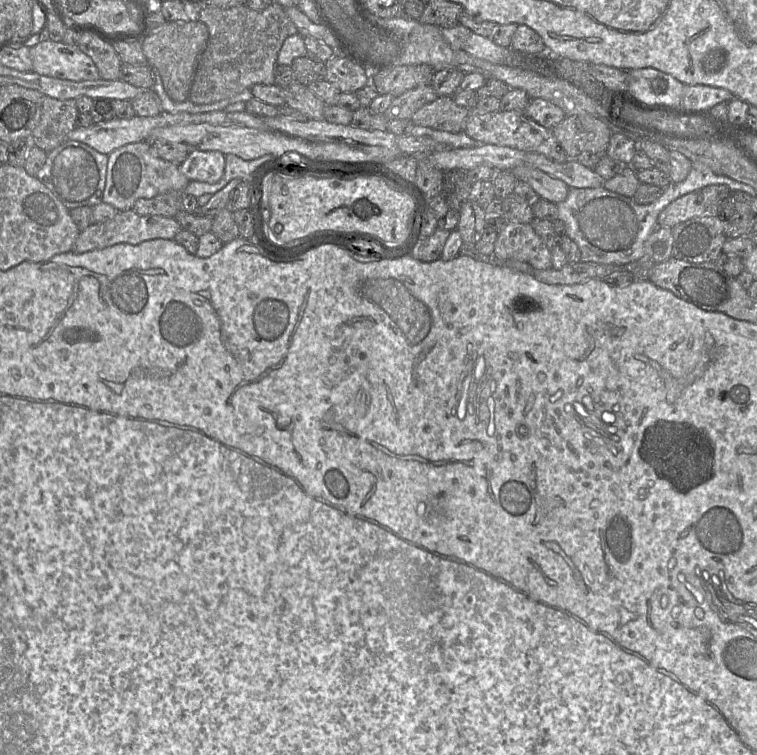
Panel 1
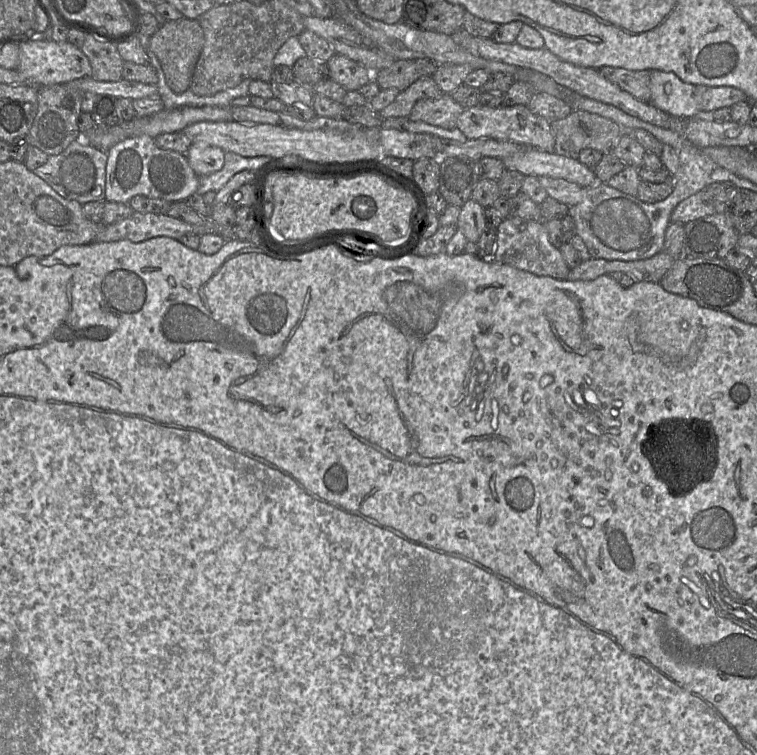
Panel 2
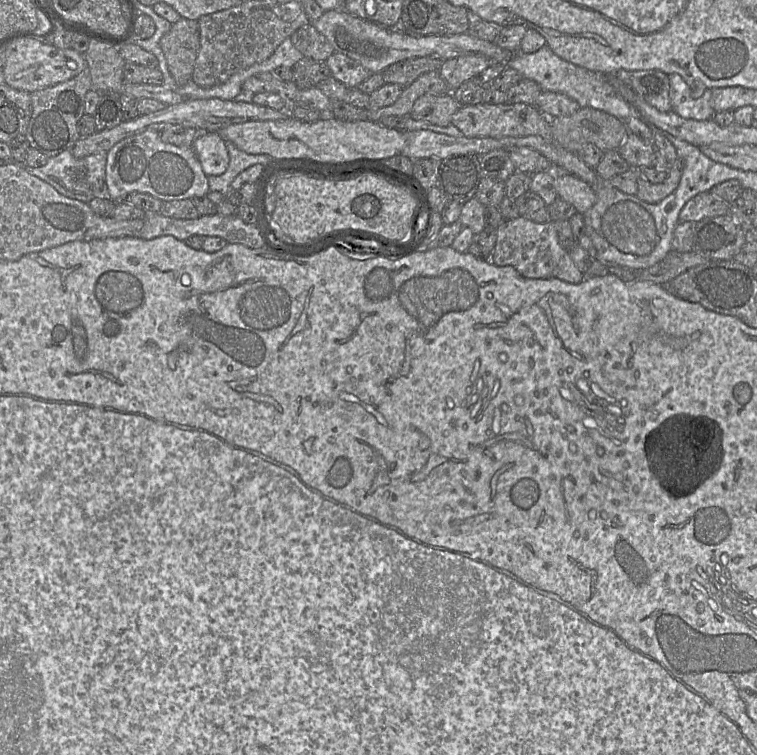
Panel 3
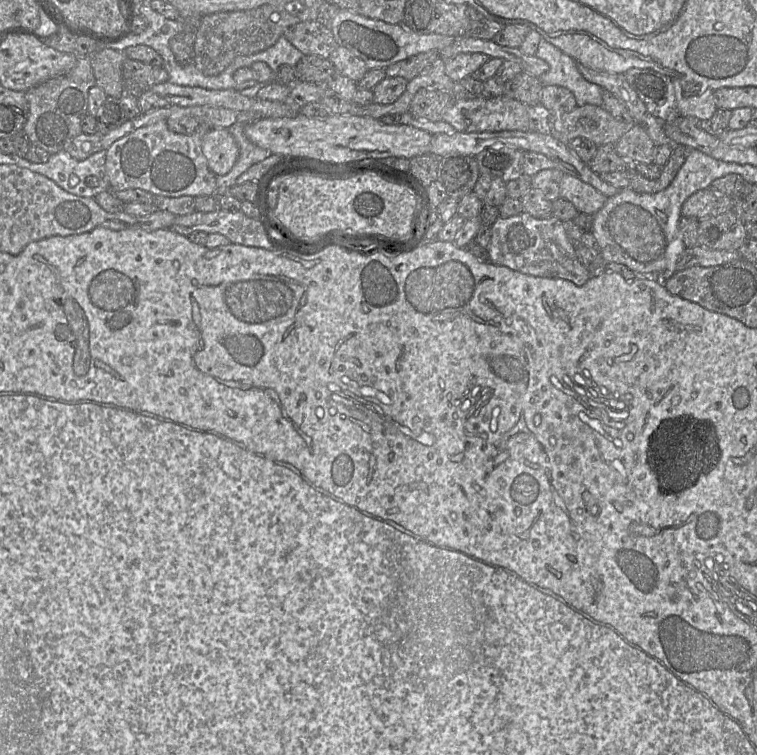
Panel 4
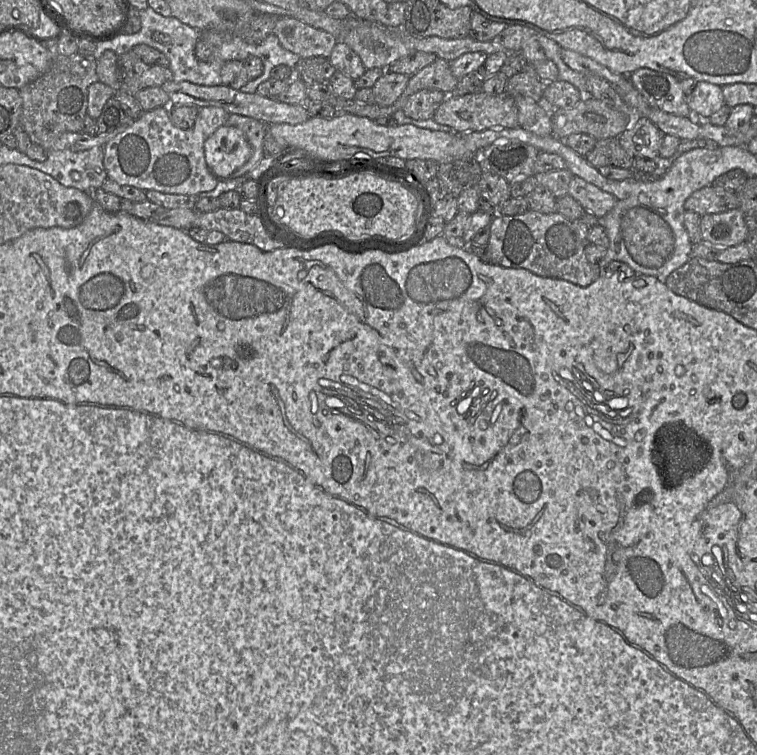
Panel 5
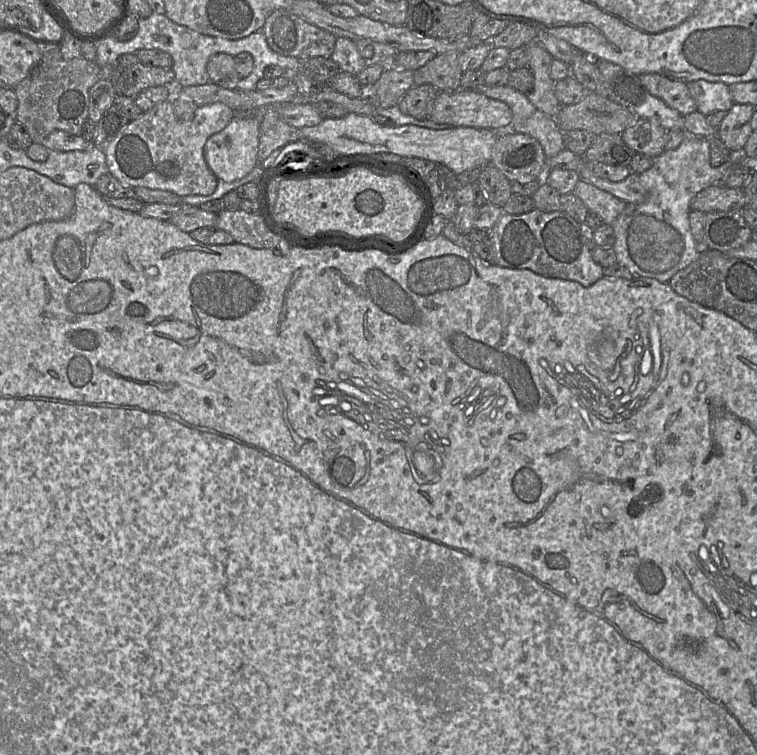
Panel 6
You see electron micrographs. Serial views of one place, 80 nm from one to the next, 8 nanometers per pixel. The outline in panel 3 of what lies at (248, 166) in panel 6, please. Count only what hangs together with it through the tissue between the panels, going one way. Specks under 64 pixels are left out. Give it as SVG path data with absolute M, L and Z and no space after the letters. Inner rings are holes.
M200 132L192 144L194 153L207 176L223 174L229 165L226 142L218 132Z

